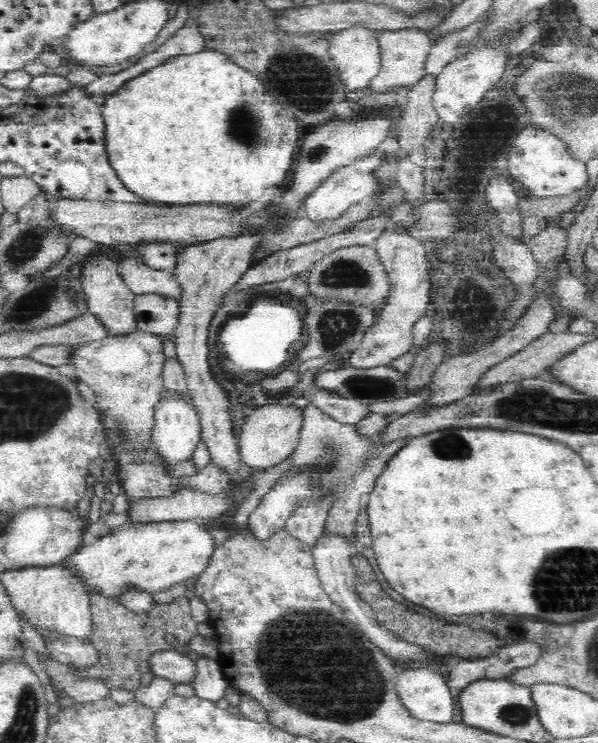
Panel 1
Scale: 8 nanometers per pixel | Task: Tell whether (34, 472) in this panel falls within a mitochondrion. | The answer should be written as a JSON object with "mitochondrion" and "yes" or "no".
{"mitochondrion":"no"}

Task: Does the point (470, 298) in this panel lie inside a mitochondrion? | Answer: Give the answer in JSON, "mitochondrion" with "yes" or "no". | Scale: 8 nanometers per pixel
{"mitochondrion":"yes"}

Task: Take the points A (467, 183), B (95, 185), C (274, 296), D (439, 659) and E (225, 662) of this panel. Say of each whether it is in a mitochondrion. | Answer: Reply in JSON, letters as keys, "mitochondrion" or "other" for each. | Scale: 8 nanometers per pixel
{"A":"mitochondrion","B":"other","C":"other","D":"other","E":"other"}

